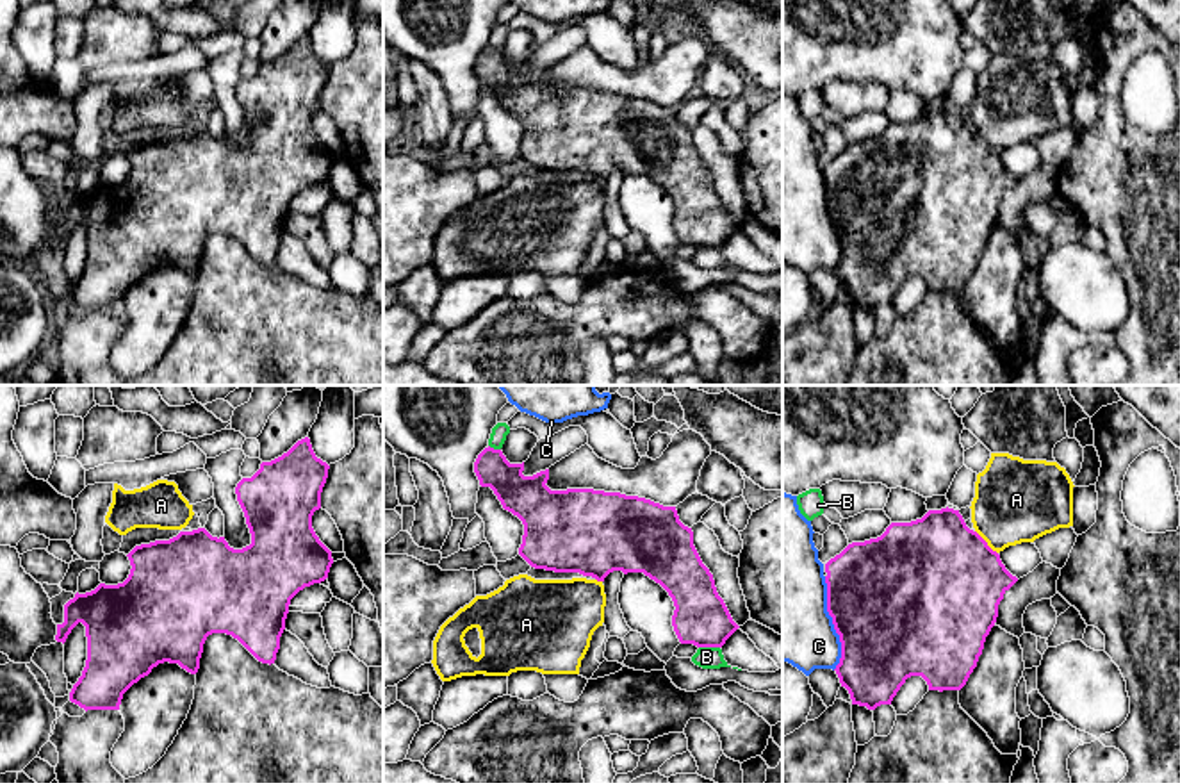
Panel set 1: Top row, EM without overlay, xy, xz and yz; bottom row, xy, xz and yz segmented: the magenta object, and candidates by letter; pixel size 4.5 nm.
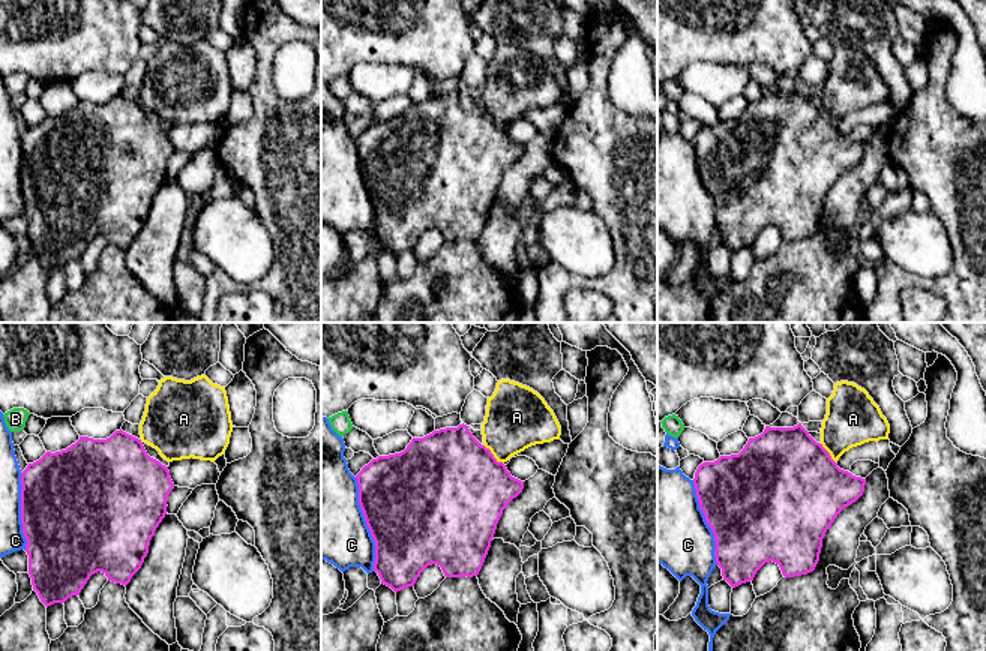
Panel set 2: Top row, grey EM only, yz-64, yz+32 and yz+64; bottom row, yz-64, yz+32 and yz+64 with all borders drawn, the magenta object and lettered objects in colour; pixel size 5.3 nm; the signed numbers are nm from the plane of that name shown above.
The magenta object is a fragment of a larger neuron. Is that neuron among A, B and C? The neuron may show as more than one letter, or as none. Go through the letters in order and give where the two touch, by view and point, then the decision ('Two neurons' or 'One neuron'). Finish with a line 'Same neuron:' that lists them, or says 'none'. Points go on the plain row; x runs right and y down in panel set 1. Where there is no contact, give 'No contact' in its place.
A: Touches magenta at yz (986, 143). One neuron
B: Touches magenta at xz (710, 247). Two neurons
C: Touches magenta at yz (833, 223). Two neurons
Same neuron: A

